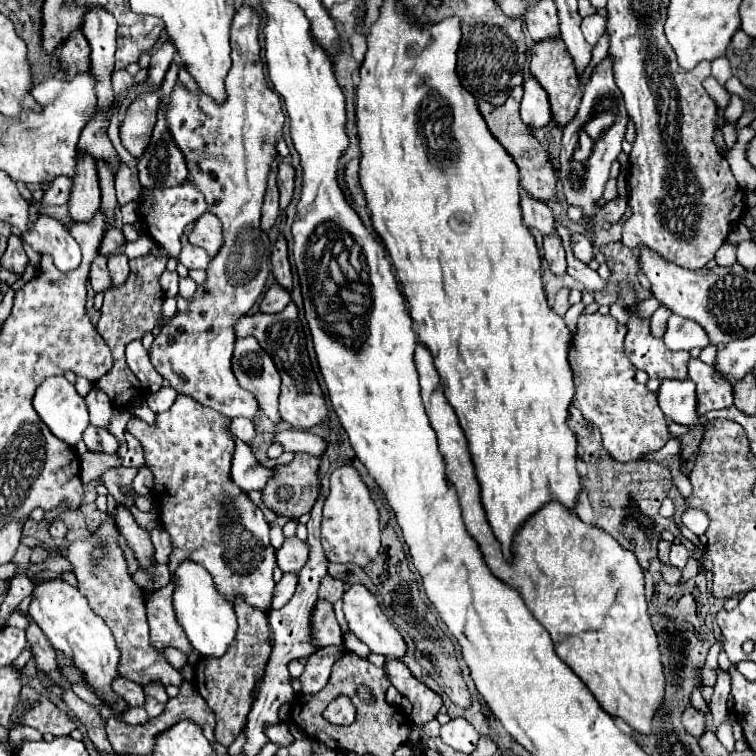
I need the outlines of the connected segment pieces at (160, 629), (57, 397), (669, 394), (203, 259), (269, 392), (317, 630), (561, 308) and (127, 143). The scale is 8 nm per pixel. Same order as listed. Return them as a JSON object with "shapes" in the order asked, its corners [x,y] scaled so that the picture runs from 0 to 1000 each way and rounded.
{"shapes":[[[[225,770],[206,786],[201,783],[198,794],[193,796],[196,823],[198,823],[198,847],[204,849],[204,860],[209,860],[212,865],[217,865],[217,860],[225,854],[251,865],[254,854],[246,839],[238,833],[238,825],[233,823],[233,815],[230,815],[228,780],[230,780],[230,772]]],[[[69,497],[53,508],[45,524],[45,542],[66,571],[98,590],[116,566],[116,542],[111,526],[85,497]]],[[[910,500],[878,503],[870,516],[870,537],[889,558],[907,563],[934,563],[934,556],[921,548],[921,516],[918,505],[913,505]]],[[[246,323],[246,325],[241,328],[235,344],[238,344],[249,357],[259,357],[259,354],[272,357],[272,354],[275,354],[275,347],[278,347],[272,331],[267,331],[267,328],[262,328],[262,325],[254,325],[254,323]]],[[[328,444],[312,452],[307,471],[307,489],[315,508],[333,519],[344,534],[344,542],[360,556],[373,558],[368,548],[370,524],[370,495],[360,474],[344,460],[339,447]]],[[[421,794],[421,802],[415,802],[413,812],[413,828],[415,828],[415,854],[429,857],[429,854],[442,854],[452,852],[452,833],[444,820],[442,804],[431,794]]],[[[741,381],[741,384],[735,386],[735,392],[733,392],[733,402],[730,402],[730,407],[733,407],[735,415],[746,418],[746,415],[751,413],[751,407],[754,407],[751,392],[754,392],[754,381]]],[[[188,124],[183,132],[172,138],[167,148],[164,164],[159,167],[159,185],[177,209],[185,209],[198,188],[198,177],[206,164],[209,138],[209,124]]]]}

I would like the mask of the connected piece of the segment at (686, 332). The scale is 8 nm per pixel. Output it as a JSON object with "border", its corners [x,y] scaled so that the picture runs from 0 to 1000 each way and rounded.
{"border":[[[889,415],[884,421],[884,437],[878,442],[878,455],[886,463],[915,463],[915,460],[934,460],[937,442],[907,421]]]}

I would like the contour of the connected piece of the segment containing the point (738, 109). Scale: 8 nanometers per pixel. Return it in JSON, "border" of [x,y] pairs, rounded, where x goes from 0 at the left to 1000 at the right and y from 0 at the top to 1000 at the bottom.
{"border":[[[968,127],[971,132],[966,135],[966,140],[963,140],[963,146],[960,146],[960,159],[963,161],[974,161],[979,153],[981,153],[981,148],[984,148],[984,140],[981,140],[981,132],[976,130],[976,127]]]}

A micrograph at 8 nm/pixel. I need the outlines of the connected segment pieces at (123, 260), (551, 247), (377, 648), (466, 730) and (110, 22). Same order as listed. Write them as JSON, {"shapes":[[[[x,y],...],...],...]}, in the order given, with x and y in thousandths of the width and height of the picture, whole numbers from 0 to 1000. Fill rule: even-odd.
{"shapes":[[[[148,336],[143,339],[143,357],[148,365],[148,376],[159,378],[167,373],[172,354],[169,354],[169,339],[167,336]]],[[[738,307],[730,310],[720,310],[720,341],[728,349],[728,357],[735,365],[746,365],[749,362],[749,331],[743,325],[743,315],[738,315]]],[[[468,772],[463,775],[455,788],[455,812],[458,812],[458,820],[463,825],[463,833],[466,839],[479,847],[495,865],[505,865],[505,868],[513,868],[513,870],[529,870],[534,868],[537,862],[537,849],[532,847],[529,836],[519,828],[519,823],[511,817],[511,812],[505,810],[505,804],[500,802],[500,794],[497,788],[479,772]]],[[[601,950],[601,952],[595,952],[593,958],[585,960],[582,976],[587,979],[587,984],[598,987],[601,992],[622,997],[630,989],[630,981],[632,981],[635,971],[614,950]]],[[[122,8],[114,13],[114,29],[108,32],[108,42],[119,56],[122,71],[122,98],[127,101],[127,122],[130,122],[130,146],[146,143],[151,135],[151,122],[146,111],[146,95],[151,90],[151,69],[153,69],[153,24],[132,13],[132,8]]]]}

